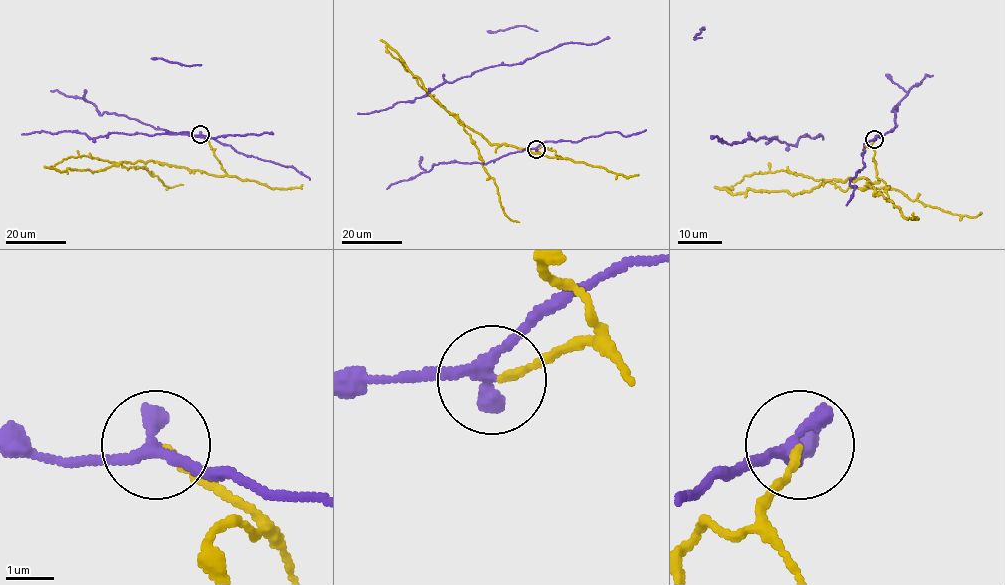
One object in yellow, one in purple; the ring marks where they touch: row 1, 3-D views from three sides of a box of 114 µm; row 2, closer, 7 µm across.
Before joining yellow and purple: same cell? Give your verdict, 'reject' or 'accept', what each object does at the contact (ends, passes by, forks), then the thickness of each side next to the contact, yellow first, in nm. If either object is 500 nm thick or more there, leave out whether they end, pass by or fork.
reject | yellow ends | purple passes by | 140/280 nm

